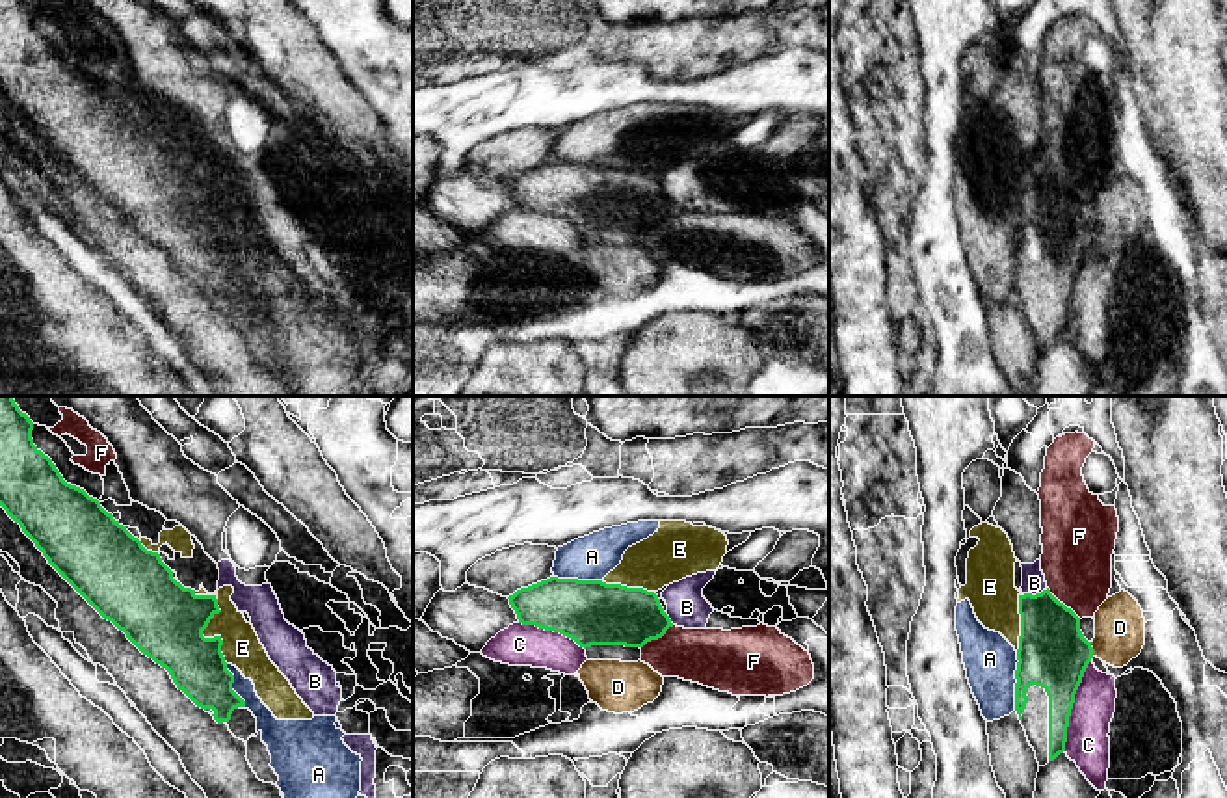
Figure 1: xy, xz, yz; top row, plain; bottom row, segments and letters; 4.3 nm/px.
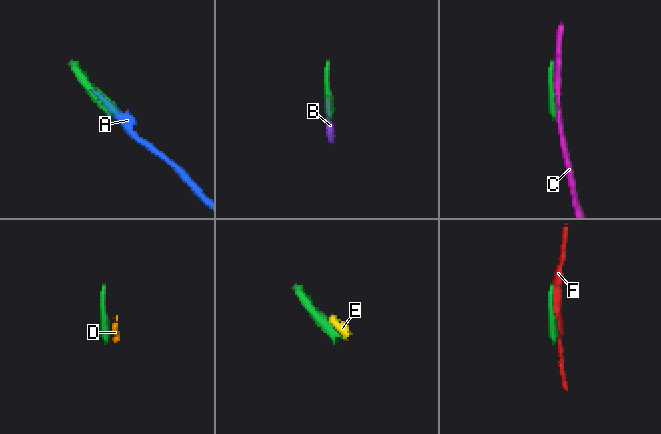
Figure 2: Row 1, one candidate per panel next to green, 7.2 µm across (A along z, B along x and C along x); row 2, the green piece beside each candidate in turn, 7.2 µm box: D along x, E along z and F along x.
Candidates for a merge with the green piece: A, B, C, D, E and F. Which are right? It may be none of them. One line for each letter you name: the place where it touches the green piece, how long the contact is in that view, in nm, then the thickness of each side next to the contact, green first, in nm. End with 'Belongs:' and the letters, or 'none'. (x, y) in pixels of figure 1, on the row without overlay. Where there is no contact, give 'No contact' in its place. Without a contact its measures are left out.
Belongs: none

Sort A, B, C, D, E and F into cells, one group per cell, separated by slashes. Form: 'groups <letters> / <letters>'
groups A E / B / C / D / F

